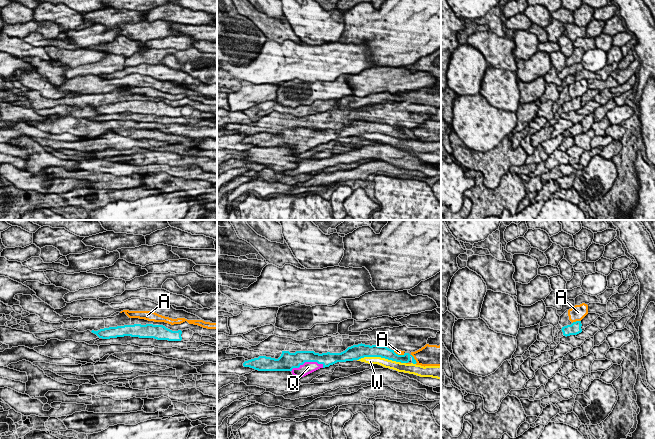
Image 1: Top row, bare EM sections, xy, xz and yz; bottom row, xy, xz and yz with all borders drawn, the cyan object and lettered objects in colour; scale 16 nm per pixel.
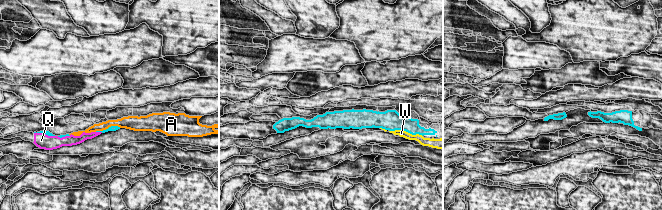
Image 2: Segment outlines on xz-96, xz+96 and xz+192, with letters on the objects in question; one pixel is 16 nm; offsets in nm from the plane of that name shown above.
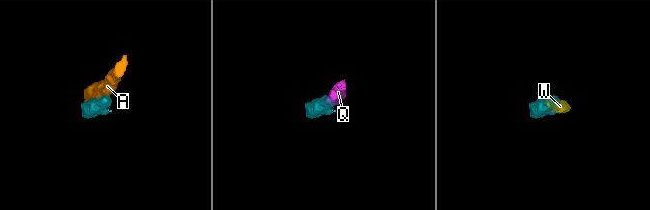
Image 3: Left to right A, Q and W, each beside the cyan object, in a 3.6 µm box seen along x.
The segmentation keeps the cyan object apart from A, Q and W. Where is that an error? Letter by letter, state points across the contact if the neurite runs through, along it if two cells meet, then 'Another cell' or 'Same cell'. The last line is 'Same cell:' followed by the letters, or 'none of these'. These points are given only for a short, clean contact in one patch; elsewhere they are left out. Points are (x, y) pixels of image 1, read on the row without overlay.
A: Another cell
Q: Same cell
W: Another cell
Same cell: Q

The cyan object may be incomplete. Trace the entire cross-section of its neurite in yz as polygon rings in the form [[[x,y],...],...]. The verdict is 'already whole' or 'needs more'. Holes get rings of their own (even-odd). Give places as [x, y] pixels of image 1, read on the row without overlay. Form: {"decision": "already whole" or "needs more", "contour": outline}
{"decision": "already whole", "contour": [[[581,97],[573,98],[571,101],[562,103],[562,108],[564,112],[577,111],[582,108]]]}

